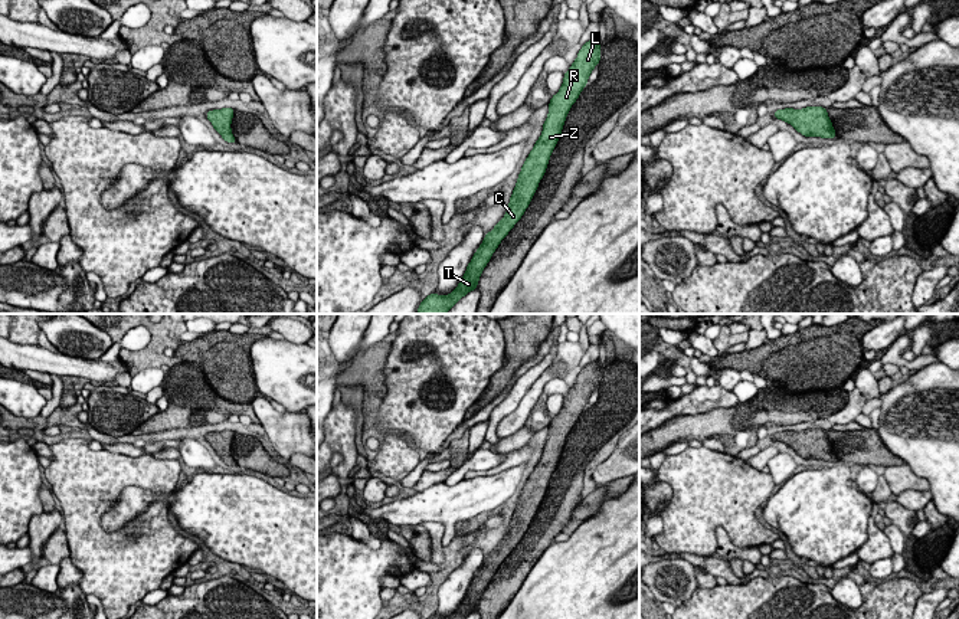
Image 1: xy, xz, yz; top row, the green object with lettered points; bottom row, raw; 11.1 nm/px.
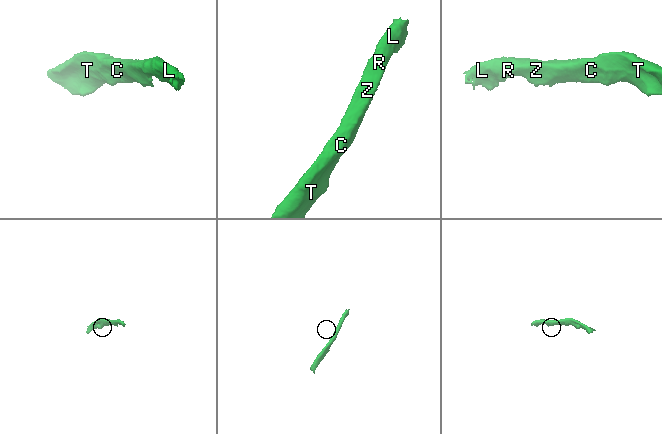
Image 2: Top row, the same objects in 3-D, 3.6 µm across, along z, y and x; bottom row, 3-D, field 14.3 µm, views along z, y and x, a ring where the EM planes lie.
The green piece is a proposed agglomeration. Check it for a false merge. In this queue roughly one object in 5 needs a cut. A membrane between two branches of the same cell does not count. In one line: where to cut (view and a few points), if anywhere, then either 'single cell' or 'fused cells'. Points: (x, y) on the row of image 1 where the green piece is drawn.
no cut | single cell

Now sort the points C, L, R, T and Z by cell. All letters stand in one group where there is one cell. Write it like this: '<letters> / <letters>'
C L R T Z

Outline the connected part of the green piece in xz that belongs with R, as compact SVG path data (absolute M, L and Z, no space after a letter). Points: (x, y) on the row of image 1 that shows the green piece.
M599 40L586 42L570 69L564 72L562 88L549 102L549 114L543 124L541 135L521 167L504 217L484 236L459 285L449 295L436 295L435 292L428 295L420 302L418 314L446 314L462 297L477 289L480 276L492 253L528 207L546 173L551 151L560 138L567 112L587 85L589 75L599 60Z

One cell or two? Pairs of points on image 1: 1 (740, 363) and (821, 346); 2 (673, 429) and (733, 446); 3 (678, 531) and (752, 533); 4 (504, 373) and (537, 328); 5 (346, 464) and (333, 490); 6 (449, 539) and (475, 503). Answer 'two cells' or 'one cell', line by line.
1: one cell
2: one cell
3: one cell
4: one cell
5: two cells
6: one cell

